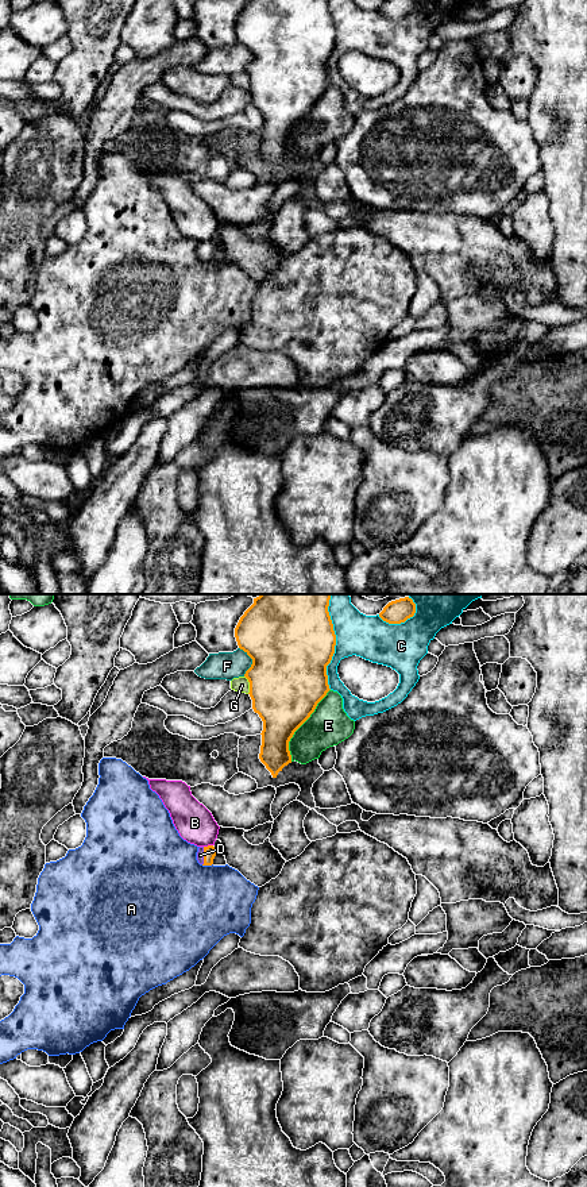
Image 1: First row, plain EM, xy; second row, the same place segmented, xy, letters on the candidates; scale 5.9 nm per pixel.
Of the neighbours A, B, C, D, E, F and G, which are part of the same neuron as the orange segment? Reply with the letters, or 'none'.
D

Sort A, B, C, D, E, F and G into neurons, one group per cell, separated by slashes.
A / B / C / D / E / F / G

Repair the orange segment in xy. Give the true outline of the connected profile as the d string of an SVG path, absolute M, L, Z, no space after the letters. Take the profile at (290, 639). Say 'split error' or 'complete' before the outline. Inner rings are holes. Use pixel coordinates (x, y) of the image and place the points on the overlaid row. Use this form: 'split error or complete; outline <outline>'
complete; outline M260 594L254 598L254 604L244 612L235 628L239 648L252 659L244 677L250 682L248 694L252 700L252 709L263 721L259 759L273 778L277 778L278 772L291 763L290 739L331 690L327 666L335 654L336 635L328 612L329 600L331 594Z

